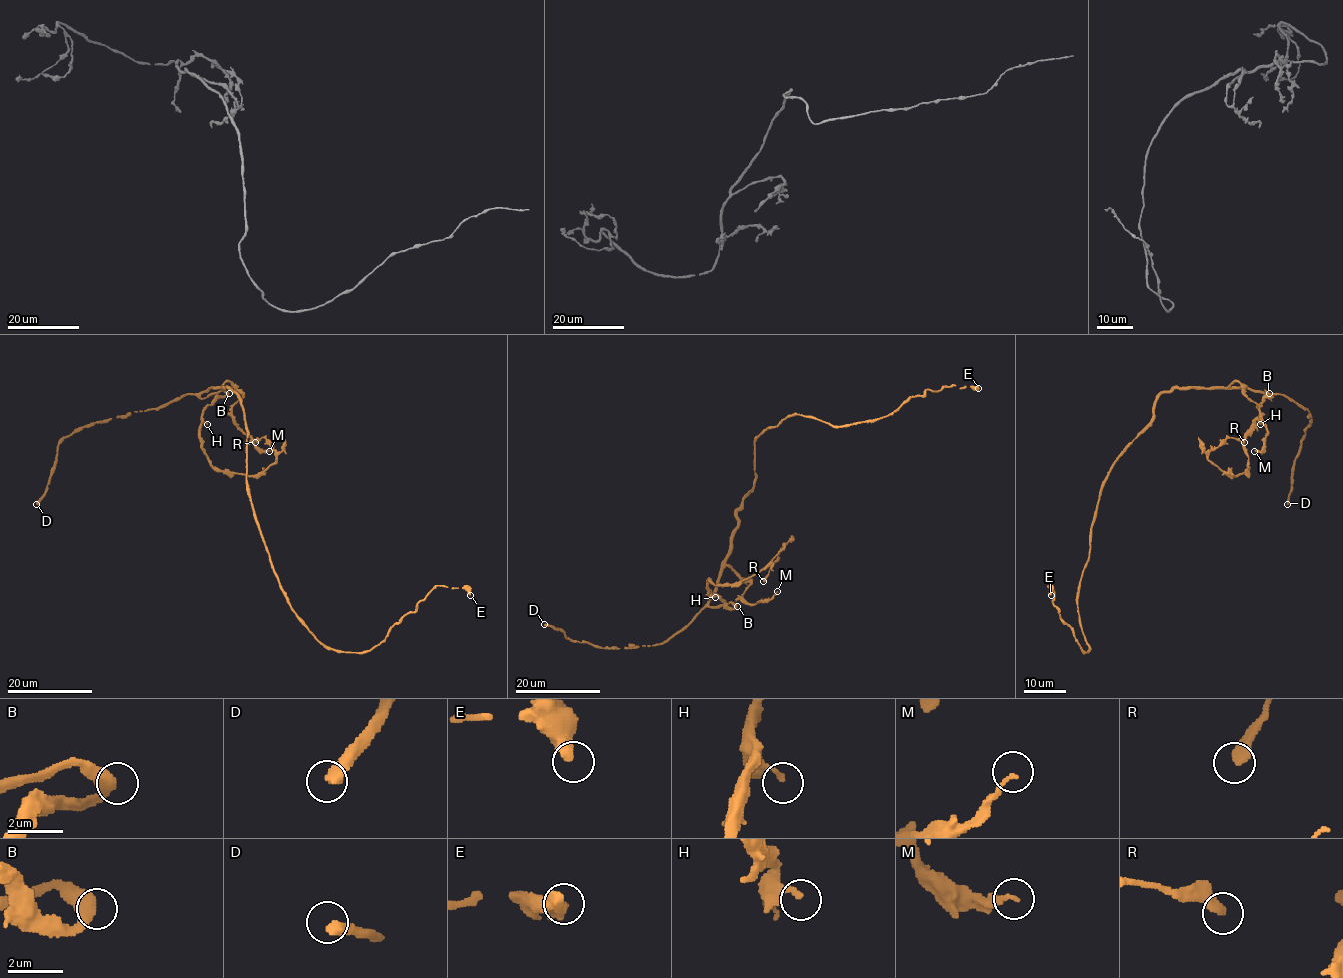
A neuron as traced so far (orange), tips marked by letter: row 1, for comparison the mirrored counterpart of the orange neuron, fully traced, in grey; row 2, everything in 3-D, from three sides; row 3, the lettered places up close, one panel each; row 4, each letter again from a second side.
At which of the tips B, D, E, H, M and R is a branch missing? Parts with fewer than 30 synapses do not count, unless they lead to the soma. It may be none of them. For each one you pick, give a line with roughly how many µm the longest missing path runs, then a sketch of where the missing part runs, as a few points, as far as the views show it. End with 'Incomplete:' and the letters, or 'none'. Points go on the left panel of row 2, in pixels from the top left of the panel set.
D: about 35 µm are missing; missing branch runs (36, 504), (36, 516), (42, 516), (30, 511), (21, 492), (42, 470), (60, 465)
Incomplete: D

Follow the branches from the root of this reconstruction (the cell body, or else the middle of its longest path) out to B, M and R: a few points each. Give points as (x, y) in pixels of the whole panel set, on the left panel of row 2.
B: (247, 446), (242, 400), (229, 387), (210, 388), (200, 397), (223, 390), (229, 393)
M: (247, 446), (242, 400), (229, 387), (217, 388), (226, 382), (242, 394), (232, 406), (234, 422), (269, 451)
R: (247, 446), (242, 400), (203, 391), (214, 466), (262, 474), (275, 453), (255, 442)

